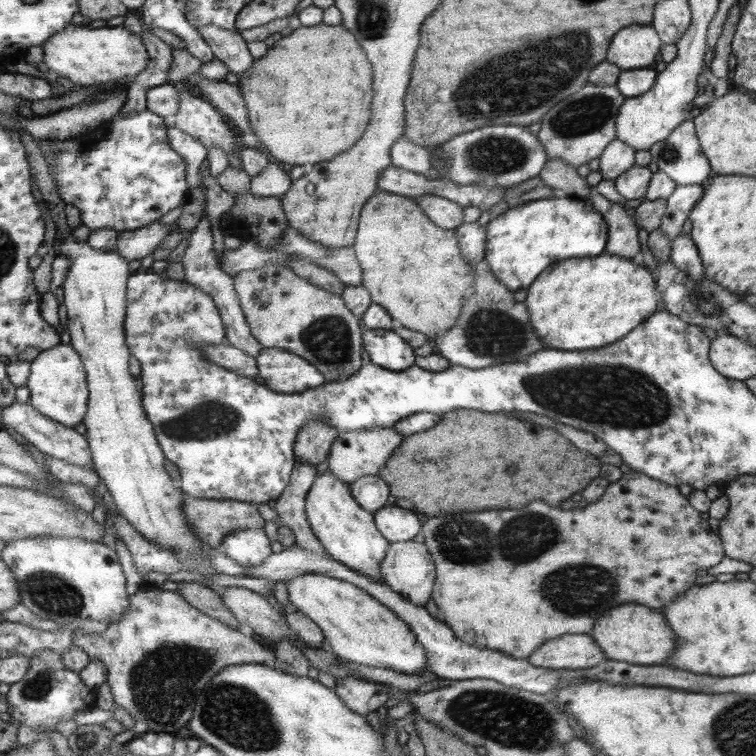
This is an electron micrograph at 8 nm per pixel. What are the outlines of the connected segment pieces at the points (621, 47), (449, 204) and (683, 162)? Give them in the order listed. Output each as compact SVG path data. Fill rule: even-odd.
M653 24L621 28L614 36L614 44L610 44L610 56L606 60L622 71L654 64L663 43L656 31Z
M425 194L415 197L430 220L445 229L456 230L465 222L463 207L446 197Z
M687 120L660 143L649 148L652 162L680 186L702 185L713 168L701 147L696 125Z

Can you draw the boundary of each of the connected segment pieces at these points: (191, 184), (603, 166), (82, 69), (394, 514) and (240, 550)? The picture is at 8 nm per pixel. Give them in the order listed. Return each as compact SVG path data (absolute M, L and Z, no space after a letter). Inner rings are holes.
M166 121L168 133L168 143L174 151L184 157L186 161L186 181L188 181L188 190L196 188L201 184L200 166L204 159L207 158L206 147L202 141L198 141L196 137L192 137L182 130L178 130L176 126L171 124L171 121Z
M616 139L605 148L604 154L599 156L599 171L602 178L617 179L624 175L630 168L636 166L637 150L625 141Z
M69 24L41 45L44 48L44 64L53 76L64 77L80 87L99 85L112 89L120 83L128 86L150 61L141 37L122 25L92 28L87 24Z
M397 504L380 508L374 513L377 528L390 543L406 543L412 541L416 534L422 532L422 520L416 512L404 510Z
M242 528L226 535L219 550L244 568L262 566L272 555L271 541L264 528Z

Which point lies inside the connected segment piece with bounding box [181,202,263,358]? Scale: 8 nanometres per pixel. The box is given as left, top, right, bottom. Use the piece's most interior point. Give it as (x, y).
(202, 268)

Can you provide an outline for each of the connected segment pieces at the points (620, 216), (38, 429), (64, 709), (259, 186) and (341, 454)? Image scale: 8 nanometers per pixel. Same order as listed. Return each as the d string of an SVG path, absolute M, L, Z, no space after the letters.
M596 186L590 188L587 200L606 220L608 240L605 253L613 253L632 260L642 250L642 244L638 237L640 228L630 217L630 212L624 209L620 203L612 202L600 195Z
M14 401L14 403L6 405L2 409L2 420L9 429L22 435L40 453L64 460L76 466L92 469L93 459L87 438L82 436L82 434L78 434L75 429L59 424L57 421L46 417L43 413L37 412L29 402Z
M42 650L30 657L30 668L25 678L11 686L7 694L8 713L11 722L49 732L58 722L74 719L76 713L95 706L97 693L81 679L79 673L65 667L61 653Z
M269 157L268 165L264 167L264 171L257 175L251 176L250 192L254 196L276 197L282 198L284 192L288 192L288 188L292 186L290 173L284 171L280 162Z
M376 428L372 430L345 432L339 434L329 451L329 472L342 483L356 483L364 476L376 476L385 468L392 454L404 443L405 436L392 428Z

